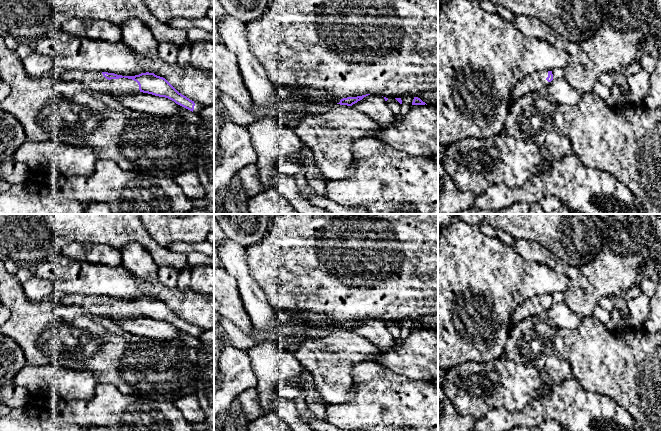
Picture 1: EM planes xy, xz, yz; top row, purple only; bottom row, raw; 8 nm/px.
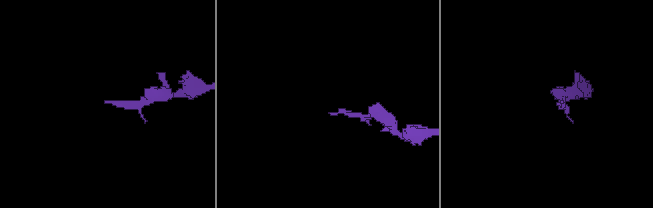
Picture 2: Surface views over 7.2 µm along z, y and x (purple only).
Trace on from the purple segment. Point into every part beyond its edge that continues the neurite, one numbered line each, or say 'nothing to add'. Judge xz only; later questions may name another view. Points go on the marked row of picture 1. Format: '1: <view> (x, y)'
nothing to add

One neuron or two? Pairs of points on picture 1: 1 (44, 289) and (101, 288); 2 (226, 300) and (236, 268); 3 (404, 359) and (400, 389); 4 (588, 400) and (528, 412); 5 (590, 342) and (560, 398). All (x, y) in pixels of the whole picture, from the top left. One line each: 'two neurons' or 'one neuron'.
1: two neurons
2: two neurons
3: two neurons
4: one neuron
5: two neurons

